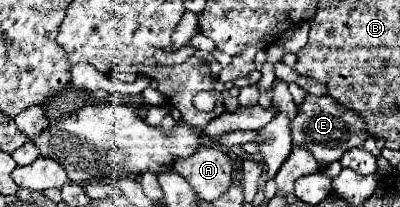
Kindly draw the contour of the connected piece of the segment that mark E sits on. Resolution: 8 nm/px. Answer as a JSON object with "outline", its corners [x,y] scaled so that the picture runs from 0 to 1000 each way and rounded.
{"outline":[[[765,449],[760,488],[740,517],[745,517],[745,536],[725,585],[730,691],[735,691],[735,710],[765,710],[770,729],[780,729],[780,749],[790,758],[790,778],[800,797],[820,807],[825,787],[850,778],[850,758],[870,720],[900,710],[910,691],[910,671],[920,662],[915,594],[900,575],[900,556],[890,536],[855,517],[840,478],[830,478],[820,459],[790,469],[790,459]]]}

